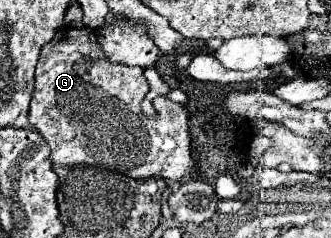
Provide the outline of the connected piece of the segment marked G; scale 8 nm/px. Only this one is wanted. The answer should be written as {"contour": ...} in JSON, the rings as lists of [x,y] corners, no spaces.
{"contour":[[[62,27],[52,41],[48,41],[42,51],[34,73],[34,95],[30,101],[28,121],[42,133],[50,151],[54,165],[98,165],[106,169],[116,169],[134,179],[162,177],[172,181],[190,179],[194,161],[190,157],[190,131],[186,109],[167,96],[153,99],[156,115],[146,117],[140,109],[144,95],[148,93],[148,81],[142,69],[132,69],[128,65],[110,63],[102,49],[98,47],[98,35],[90,29]]]}

